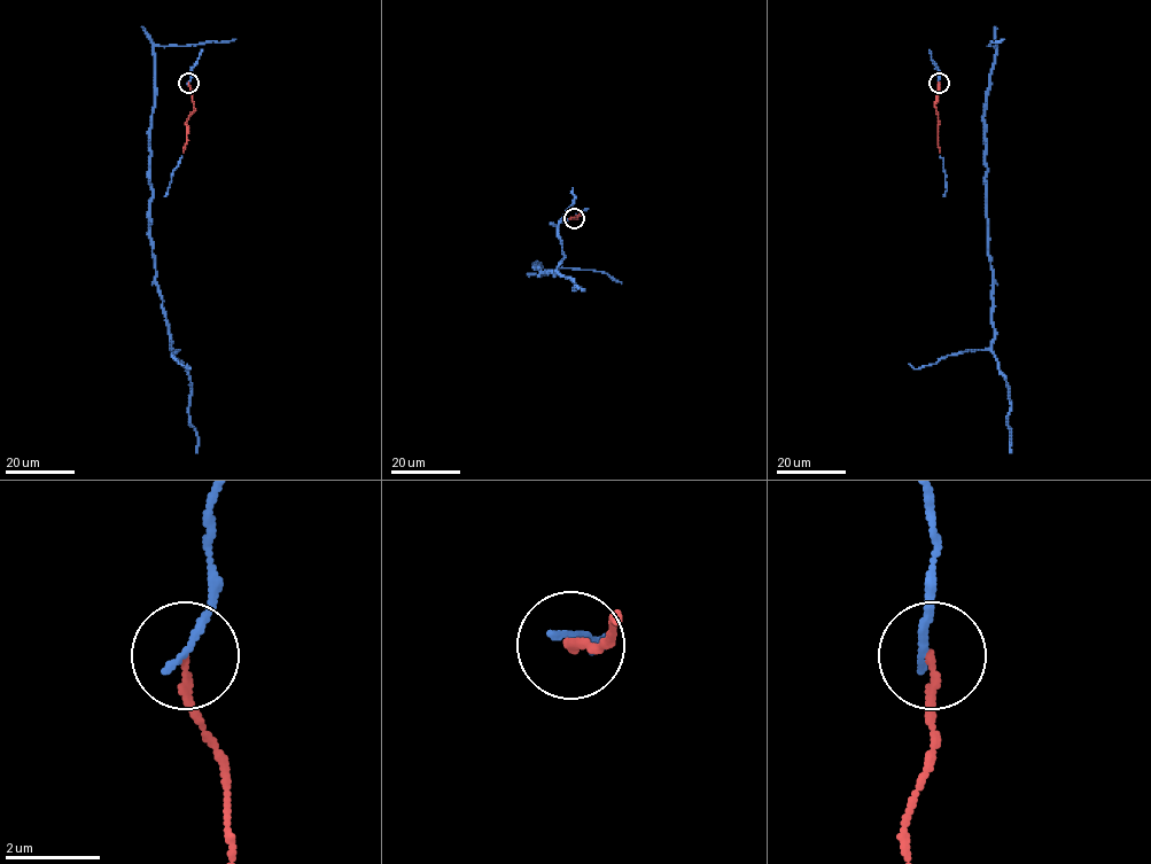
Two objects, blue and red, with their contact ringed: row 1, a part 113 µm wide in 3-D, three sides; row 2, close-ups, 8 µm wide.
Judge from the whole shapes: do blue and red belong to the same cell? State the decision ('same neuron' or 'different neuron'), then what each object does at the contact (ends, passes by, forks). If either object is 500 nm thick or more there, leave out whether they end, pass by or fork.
same neuron; blue ends; red ends

